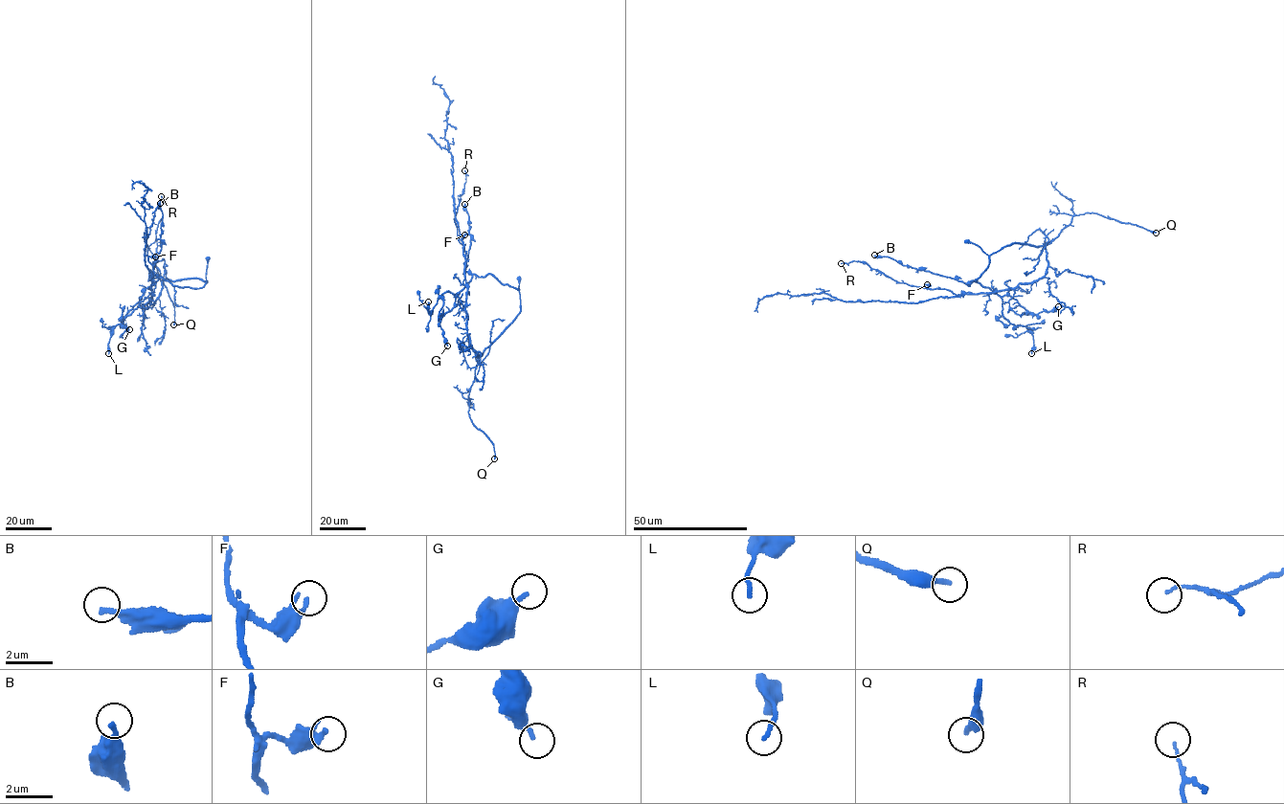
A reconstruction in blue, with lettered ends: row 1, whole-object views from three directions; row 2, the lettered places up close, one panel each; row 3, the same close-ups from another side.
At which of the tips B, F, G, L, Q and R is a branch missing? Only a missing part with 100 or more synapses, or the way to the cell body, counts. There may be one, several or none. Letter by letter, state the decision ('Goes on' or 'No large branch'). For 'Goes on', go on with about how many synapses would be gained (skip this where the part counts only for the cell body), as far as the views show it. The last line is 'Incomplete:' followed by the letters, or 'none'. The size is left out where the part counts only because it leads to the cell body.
B: No large branch
F: No large branch
G: No large branch
L: No large branch
Q: Goes on
R: No large branch
Incomplete: Q

